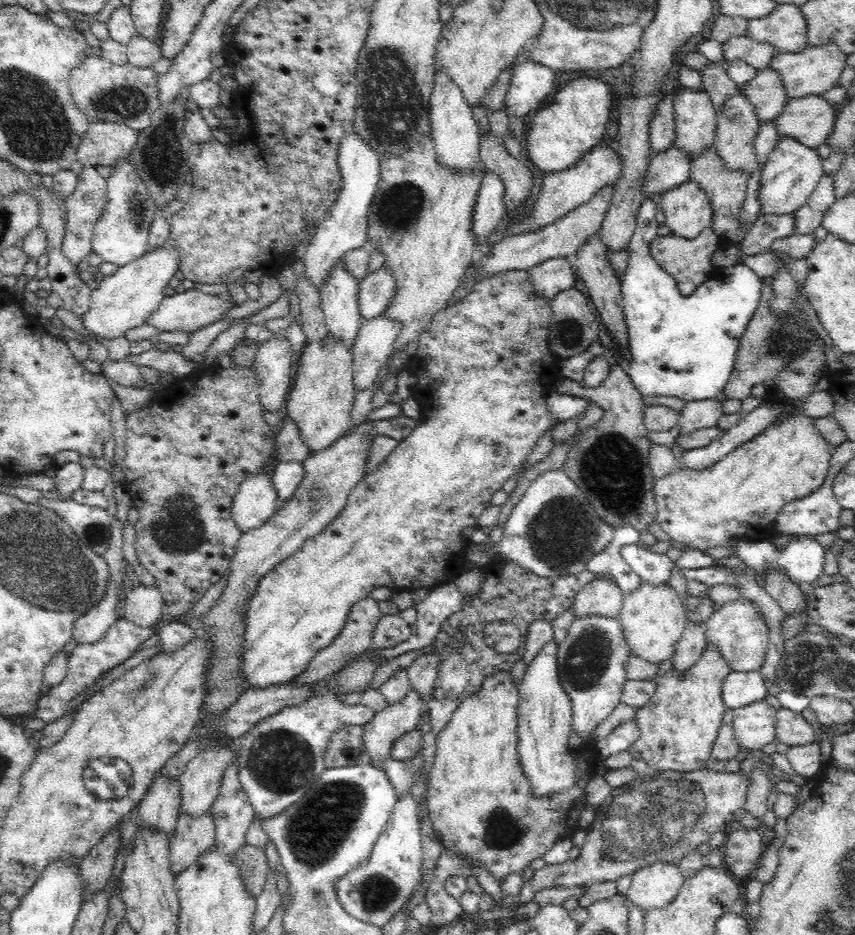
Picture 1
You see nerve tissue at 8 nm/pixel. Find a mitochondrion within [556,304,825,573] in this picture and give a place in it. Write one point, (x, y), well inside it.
(612, 467)

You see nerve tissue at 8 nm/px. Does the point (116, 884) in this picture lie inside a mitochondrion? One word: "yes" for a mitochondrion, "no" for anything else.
no

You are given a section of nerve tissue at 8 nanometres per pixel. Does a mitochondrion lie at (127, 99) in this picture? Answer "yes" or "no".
yes

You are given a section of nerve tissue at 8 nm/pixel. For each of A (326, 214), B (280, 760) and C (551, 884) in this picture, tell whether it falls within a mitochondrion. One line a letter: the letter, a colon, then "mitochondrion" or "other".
A: other
B: mitochondrion
C: other

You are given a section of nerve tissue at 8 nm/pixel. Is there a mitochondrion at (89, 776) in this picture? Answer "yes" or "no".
yes

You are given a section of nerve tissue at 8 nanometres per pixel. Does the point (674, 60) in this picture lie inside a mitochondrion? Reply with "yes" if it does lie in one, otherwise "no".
no

